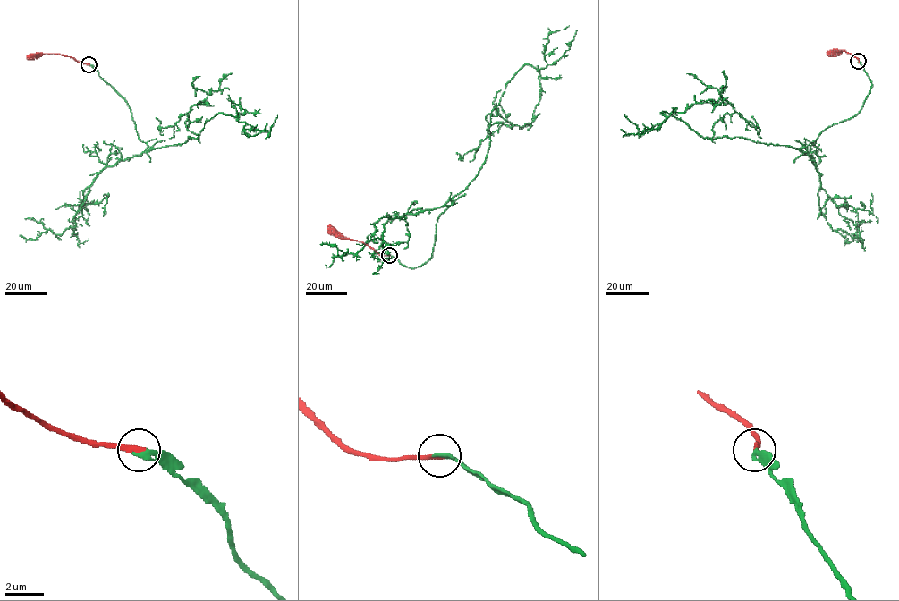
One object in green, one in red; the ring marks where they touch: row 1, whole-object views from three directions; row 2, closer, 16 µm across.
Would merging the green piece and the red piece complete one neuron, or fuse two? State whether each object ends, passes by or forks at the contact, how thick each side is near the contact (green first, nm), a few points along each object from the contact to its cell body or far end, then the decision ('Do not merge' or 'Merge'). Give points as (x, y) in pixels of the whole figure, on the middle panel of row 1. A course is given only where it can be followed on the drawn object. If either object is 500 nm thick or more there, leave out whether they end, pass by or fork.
At the ring green ends. At the ring red ends. Thickness 260 nm (green) against 280 nm. Course of green: (389, 255), (412, 268), (431, 258), (438, 215), (478, 173), (491, 112), (527, 64), (542, 88), (529, 123). Course of red: (389, 255), (379, 255), (332, 229). Merge

